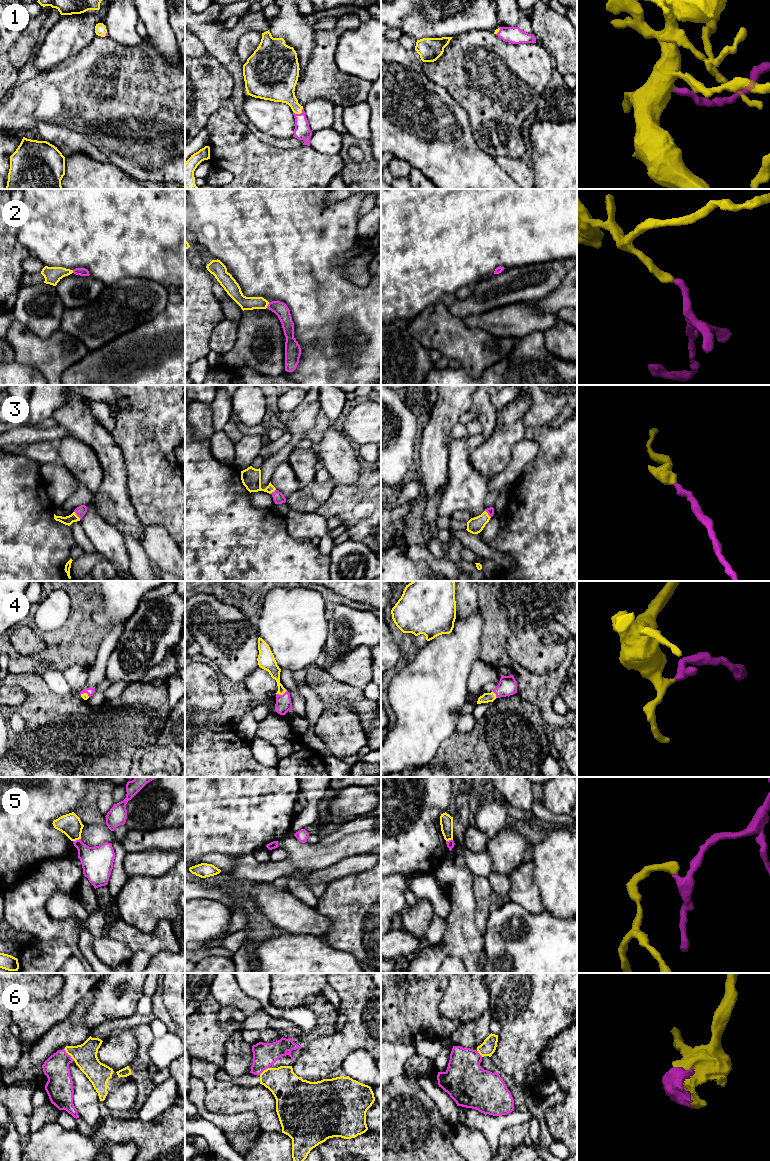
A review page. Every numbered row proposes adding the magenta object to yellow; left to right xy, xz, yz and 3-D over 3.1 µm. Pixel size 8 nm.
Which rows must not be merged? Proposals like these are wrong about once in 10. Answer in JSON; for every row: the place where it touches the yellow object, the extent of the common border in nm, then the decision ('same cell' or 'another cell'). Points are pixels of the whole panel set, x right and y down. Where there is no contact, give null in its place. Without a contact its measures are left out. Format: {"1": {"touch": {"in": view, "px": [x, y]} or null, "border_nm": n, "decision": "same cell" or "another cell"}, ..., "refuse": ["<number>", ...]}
{"1": {"touch": {"in": "xz", "px": [299, 113]}, "border_nm": 90, "decision": "same cell"}, "2": {"touch": {"in": "xz", "px": [267, 305]}, "border_nm": 50, "decision": "same cell"}, "3": {"touch": {"in": "xy", "px": [76, 515]}, "border_nm": 80, "decision": "same cell"}, "4": {"touch": {"in": "xz", "px": [281, 694]}, "border_nm": 90, "decision": "same cell"}, "5": {"touch": {"in": "xy", "px": [76, 839]}, "border_nm": 70, "decision": "another cell"}, "6": {"touch": {"in": "xy", "px": [69, 1054]}, "border_nm": 120, "decision": "same cell"}, "refuse": ["5"]}

